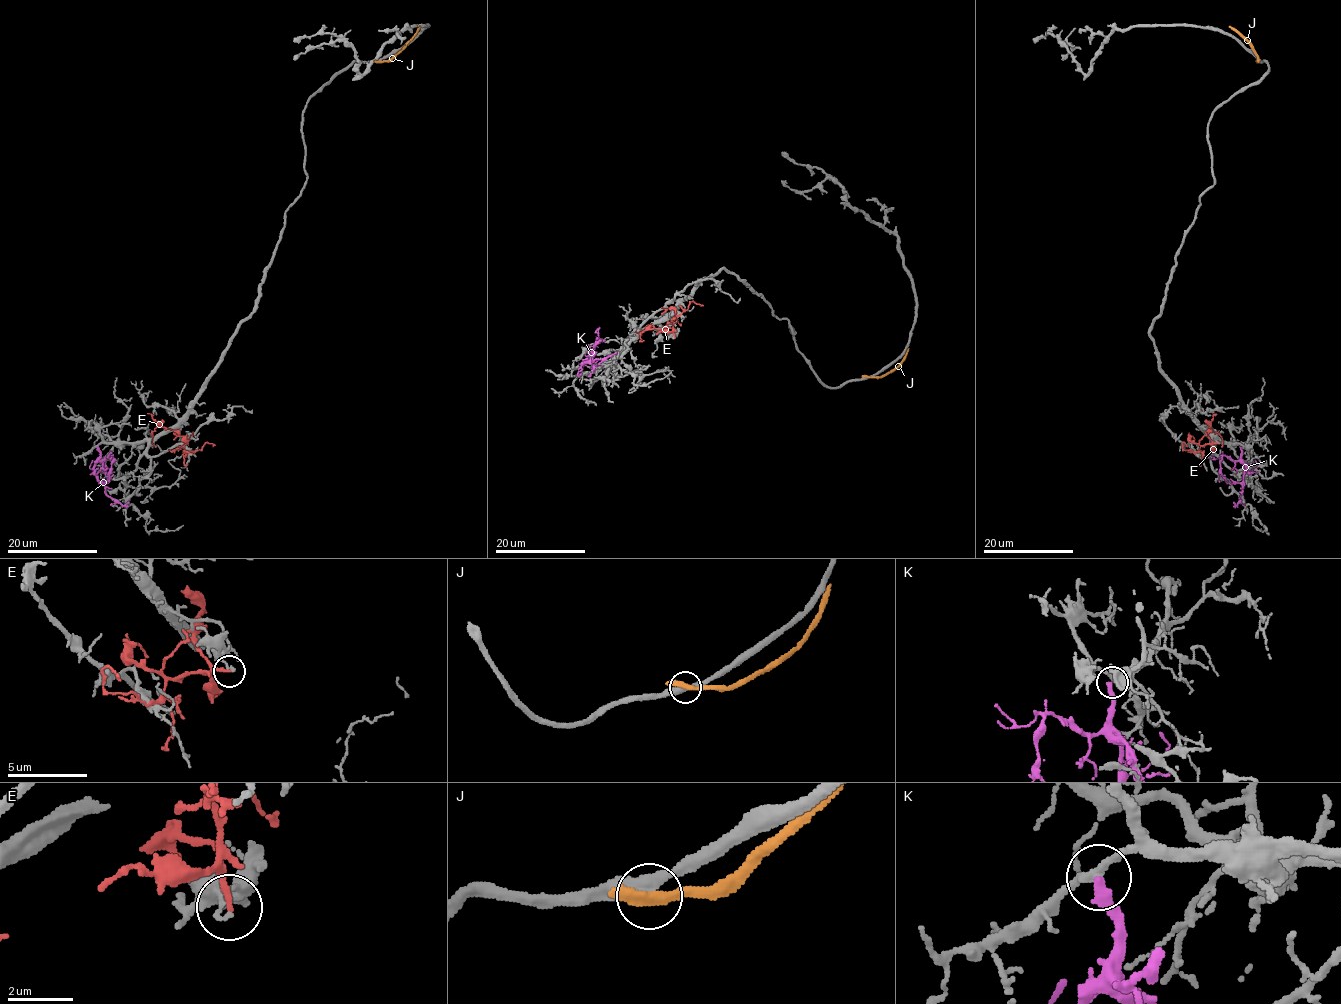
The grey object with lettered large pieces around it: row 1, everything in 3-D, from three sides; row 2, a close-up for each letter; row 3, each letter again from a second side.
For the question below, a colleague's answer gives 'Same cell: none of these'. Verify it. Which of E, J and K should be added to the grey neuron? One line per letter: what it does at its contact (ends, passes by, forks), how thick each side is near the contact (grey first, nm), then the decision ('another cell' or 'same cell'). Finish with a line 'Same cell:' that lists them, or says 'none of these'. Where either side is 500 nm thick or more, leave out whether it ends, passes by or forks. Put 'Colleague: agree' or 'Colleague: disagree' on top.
Colleague: agree
E: it ends; calibres 100 and 180 nm; another cell
J: it ends; calibres 380 and 440 nm; another cell
K: it ends; calibres 240 and 360 nm; another cell
Same cell: none of these

